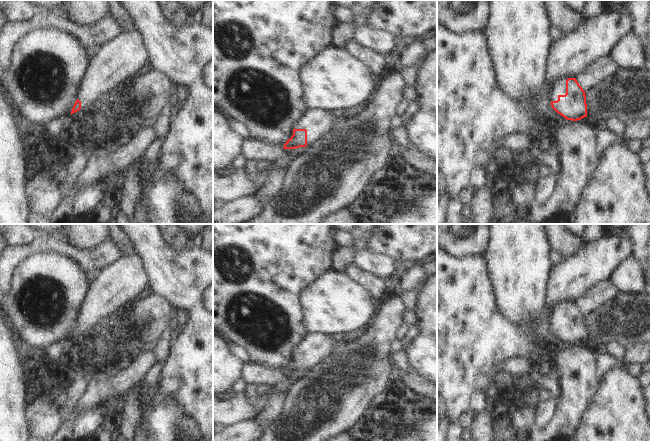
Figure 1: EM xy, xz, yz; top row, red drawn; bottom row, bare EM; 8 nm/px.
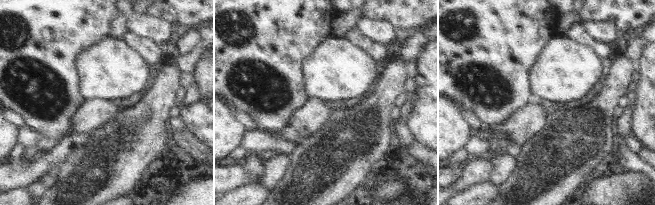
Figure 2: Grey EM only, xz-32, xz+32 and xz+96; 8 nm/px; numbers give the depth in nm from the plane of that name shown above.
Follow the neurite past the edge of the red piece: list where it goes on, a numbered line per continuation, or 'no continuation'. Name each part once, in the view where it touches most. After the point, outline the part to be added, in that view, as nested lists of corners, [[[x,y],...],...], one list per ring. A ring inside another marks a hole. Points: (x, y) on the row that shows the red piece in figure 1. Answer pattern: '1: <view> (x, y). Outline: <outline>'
1: yz (558, 87). Outline: [[[563,77],[562,79],[556,80],[550,90],[550,101],[557,101],[559,95],[566,94],[566,80],[569,77]]]

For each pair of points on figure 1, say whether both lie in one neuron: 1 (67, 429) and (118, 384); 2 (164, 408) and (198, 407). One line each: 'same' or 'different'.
1: same
2: different

